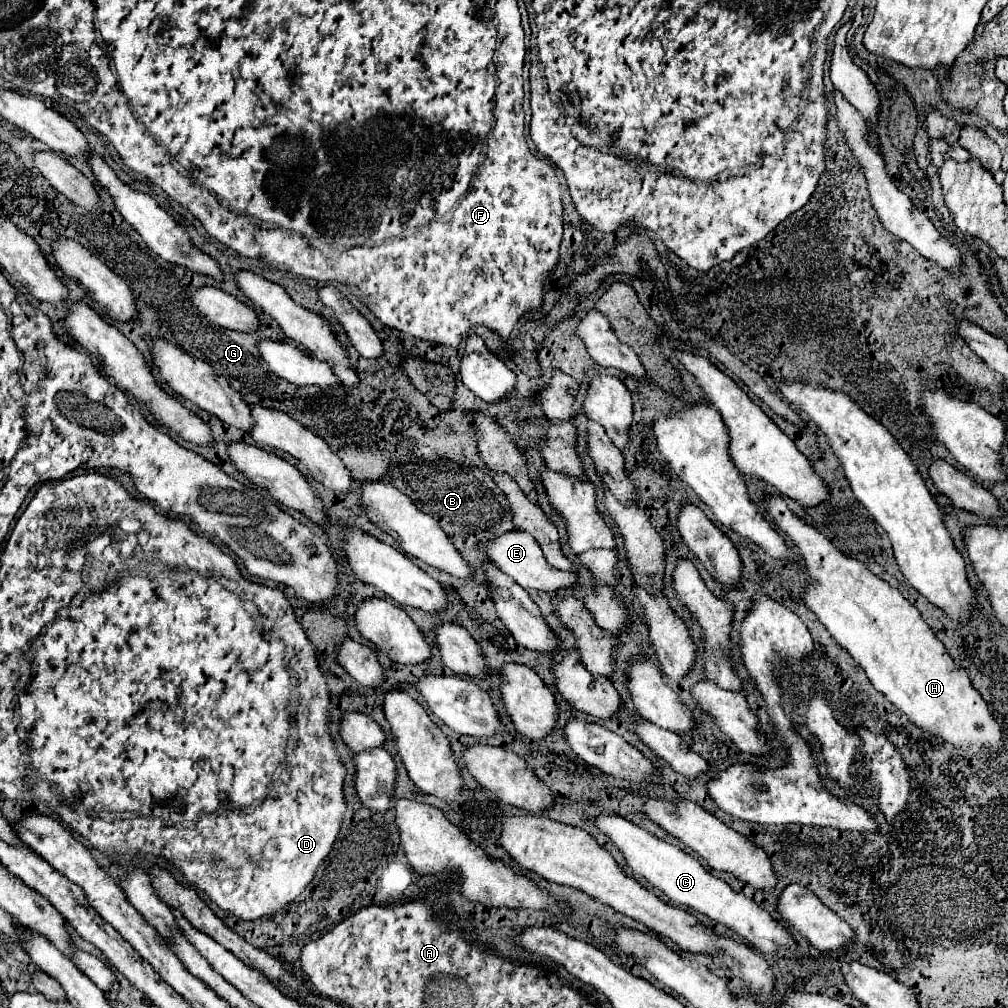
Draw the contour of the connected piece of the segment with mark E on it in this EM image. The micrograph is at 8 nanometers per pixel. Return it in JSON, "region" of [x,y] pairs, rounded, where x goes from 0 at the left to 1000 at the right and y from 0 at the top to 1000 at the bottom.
{"region":[[[504,527],[500,531],[488,533],[488,535],[480,535],[476,537],[474,545],[478,549],[482,549],[488,559],[502,570],[506,570],[516,582],[520,582],[522,586],[526,584],[534,584],[534,586],[554,586],[556,582],[565,582],[571,578],[571,572],[563,566],[556,566],[552,563],[548,563],[542,555],[540,549],[536,545],[536,541],[532,539],[532,535],[524,529],[518,527]]]}

